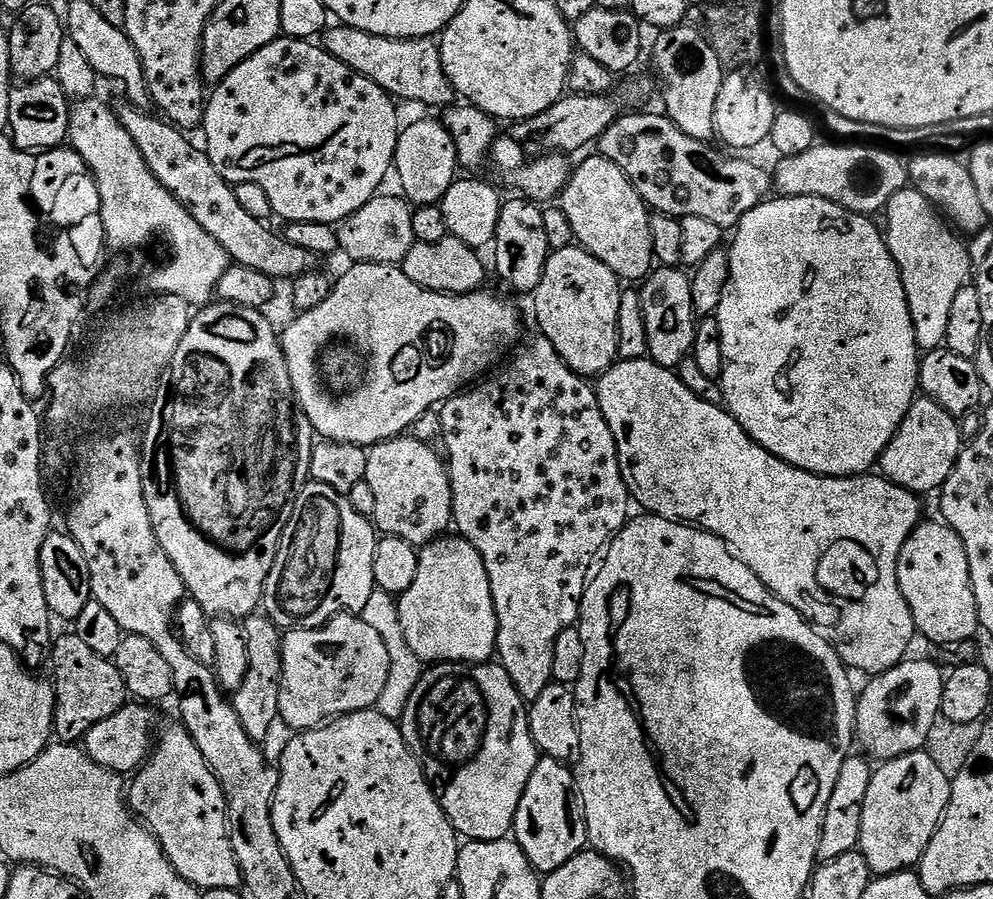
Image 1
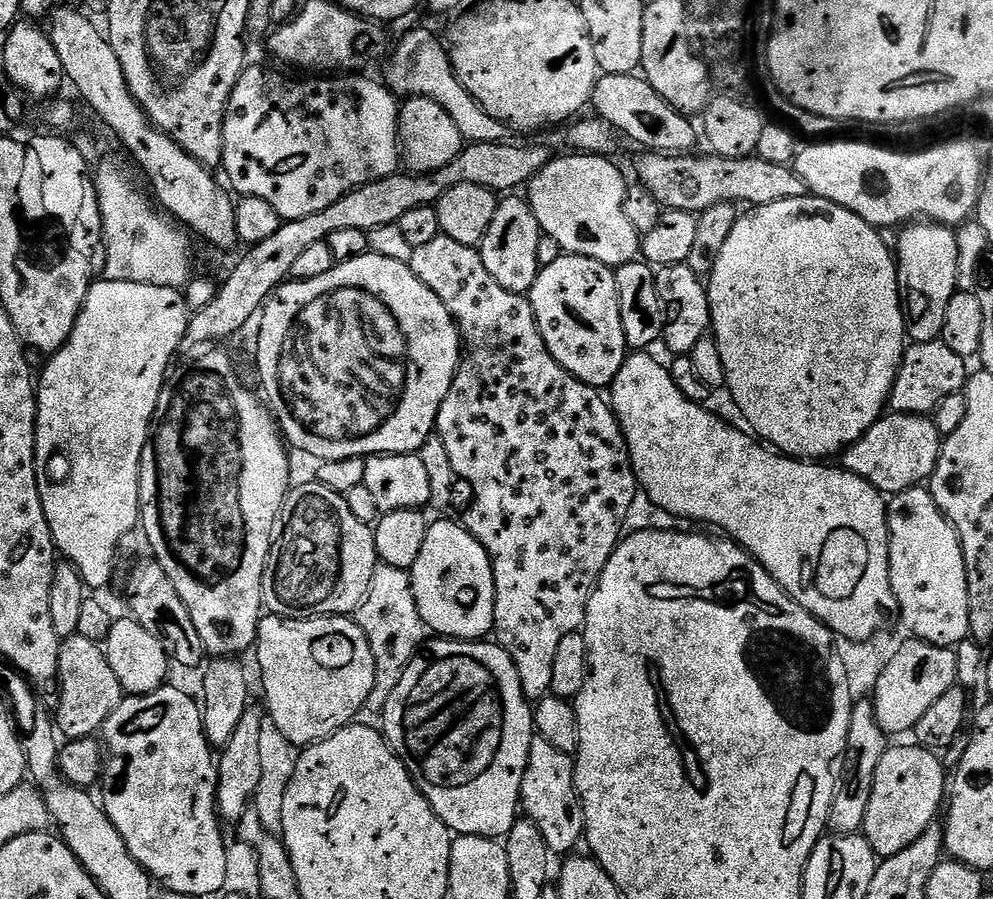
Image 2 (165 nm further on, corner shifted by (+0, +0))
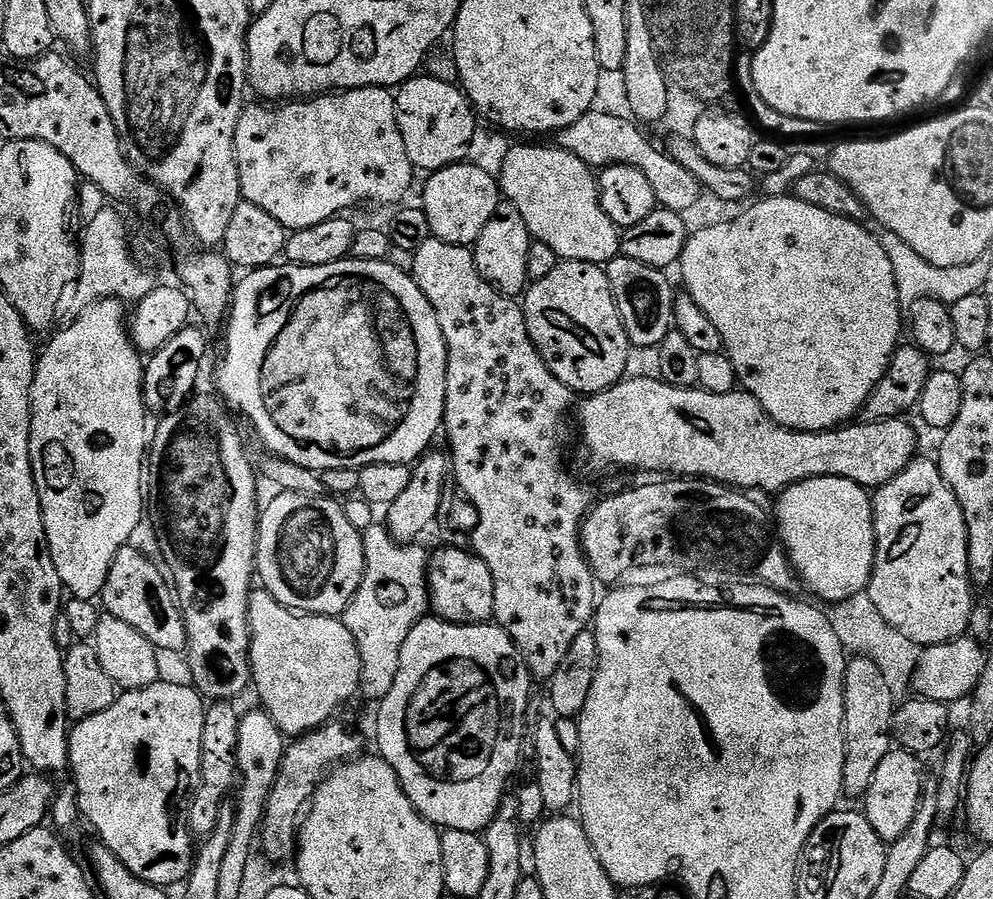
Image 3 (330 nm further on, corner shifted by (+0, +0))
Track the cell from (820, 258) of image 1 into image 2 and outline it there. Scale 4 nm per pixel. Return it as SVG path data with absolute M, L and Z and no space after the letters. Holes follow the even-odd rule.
M821 196L786 198L786 202L770 202L745 211L722 254L714 261L712 277L707 277L708 305L712 311L710 332L722 353L722 366L726 366L726 392L732 395L737 410L744 415L743 423L765 445L785 456L809 462L824 462L829 459L827 456L839 457L852 444L857 444L889 407L892 387L906 351L906 309L902 303L902 277L897 257L880 236L883 235L878 229L858 218L858 214Z

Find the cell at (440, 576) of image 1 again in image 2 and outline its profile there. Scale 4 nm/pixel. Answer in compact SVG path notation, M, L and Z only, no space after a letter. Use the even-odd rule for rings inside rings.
M440 518L427 530L422 551L410 570L414 602L429 633L449 640L484 640L496 626L496 583L493 578L492 558L476 538L461 523Z

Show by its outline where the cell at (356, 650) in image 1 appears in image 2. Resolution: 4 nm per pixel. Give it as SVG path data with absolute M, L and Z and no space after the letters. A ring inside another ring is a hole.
M268 614L260 621L254 645L262 665L267 719L297 746L316 744L348 727L360 711L365 711L370 690L376 688L370 642L355 619L348 616L289 620Z

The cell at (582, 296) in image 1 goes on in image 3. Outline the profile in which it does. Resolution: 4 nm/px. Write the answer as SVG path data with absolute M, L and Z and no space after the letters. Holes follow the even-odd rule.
M577 260L560 262L546 277L535 281L523 293L522 307L526 326L540 357L554 374L554 378L571 388L576 394L601 392L625 379L628 368L630 345L616 299L612 293L612 283L601 265L587 264Z

